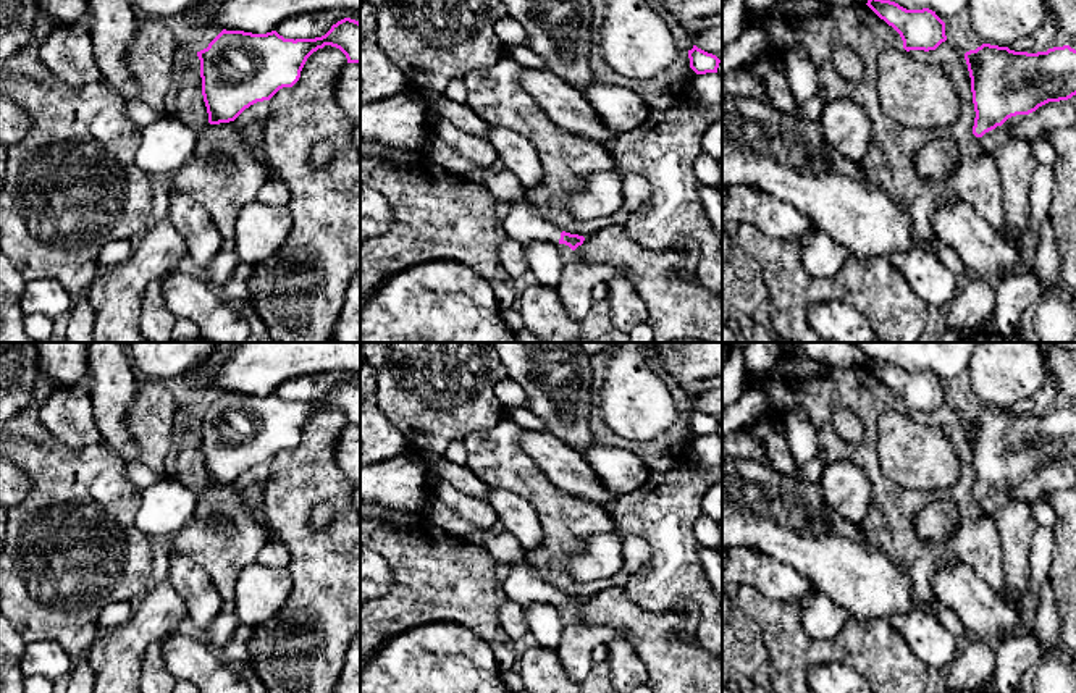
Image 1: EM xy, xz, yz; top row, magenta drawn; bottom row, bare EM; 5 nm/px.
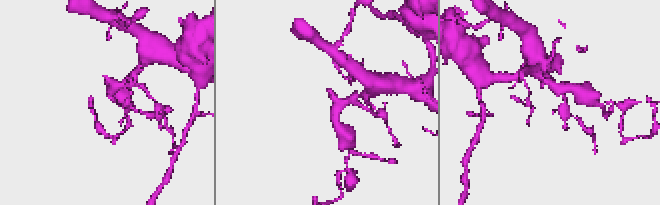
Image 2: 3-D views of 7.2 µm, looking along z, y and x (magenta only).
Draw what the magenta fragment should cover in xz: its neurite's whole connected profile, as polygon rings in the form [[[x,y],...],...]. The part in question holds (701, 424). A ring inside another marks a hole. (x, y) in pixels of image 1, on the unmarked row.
[[[693,407],[693,410],[688,412],[688,420],[690,420],[690,430],[696,436],[717,435],[721,425],[721,422],[716,417],[708,415],[698,410],[696,407]]]

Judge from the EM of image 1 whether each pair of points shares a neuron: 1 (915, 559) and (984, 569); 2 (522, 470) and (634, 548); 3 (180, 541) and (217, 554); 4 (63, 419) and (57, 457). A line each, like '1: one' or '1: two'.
1: one
2: one
3: one
4: two

